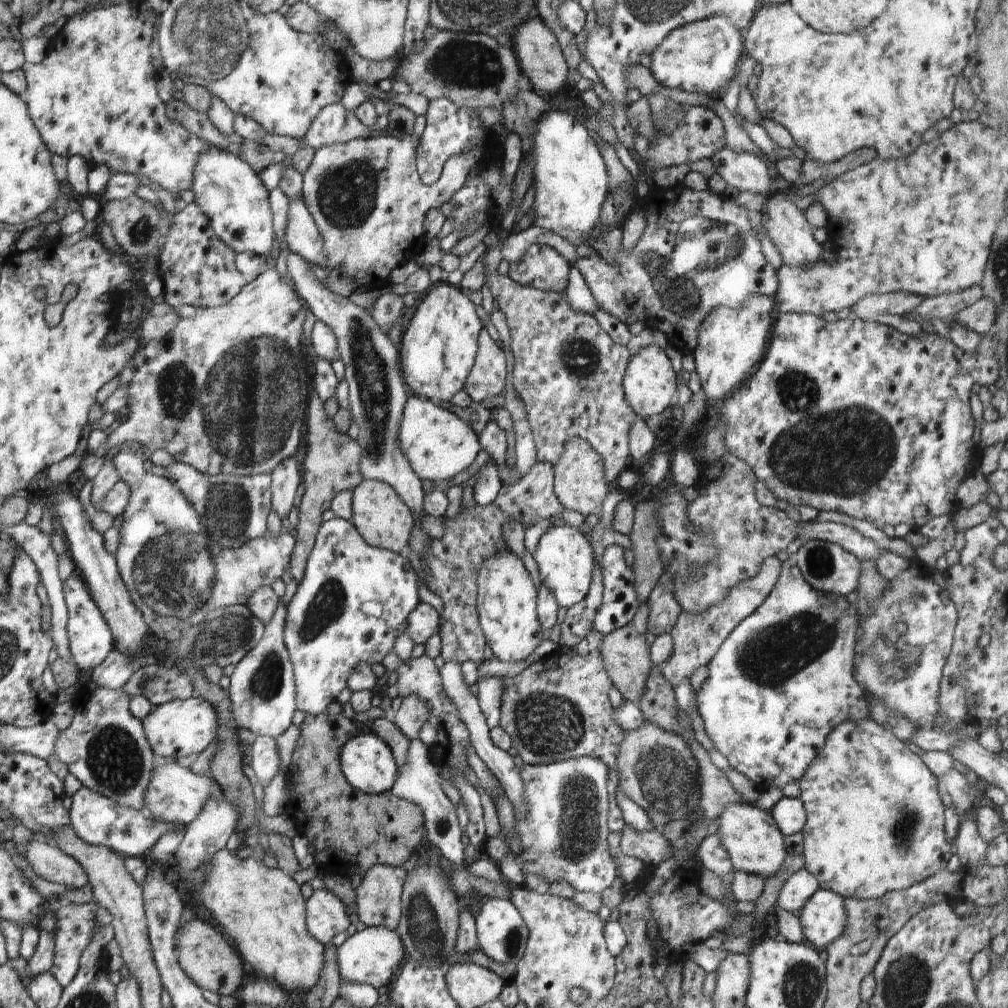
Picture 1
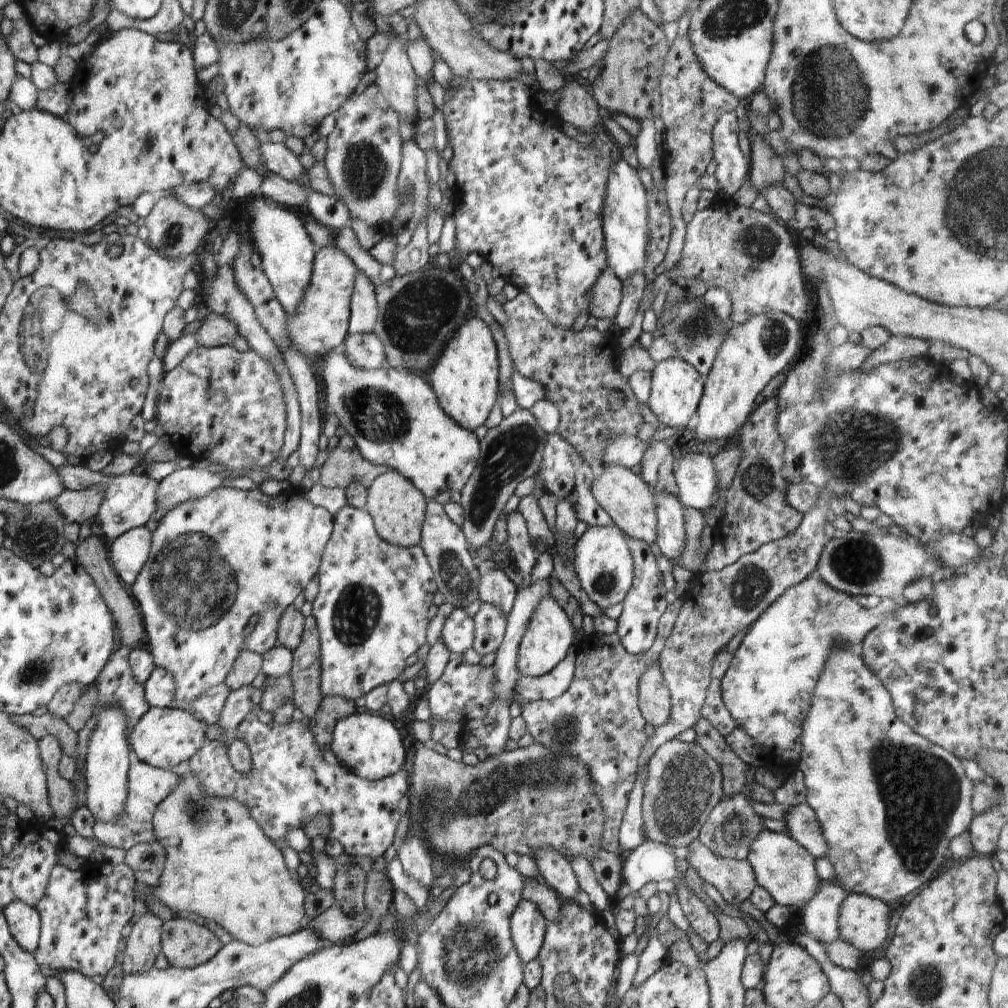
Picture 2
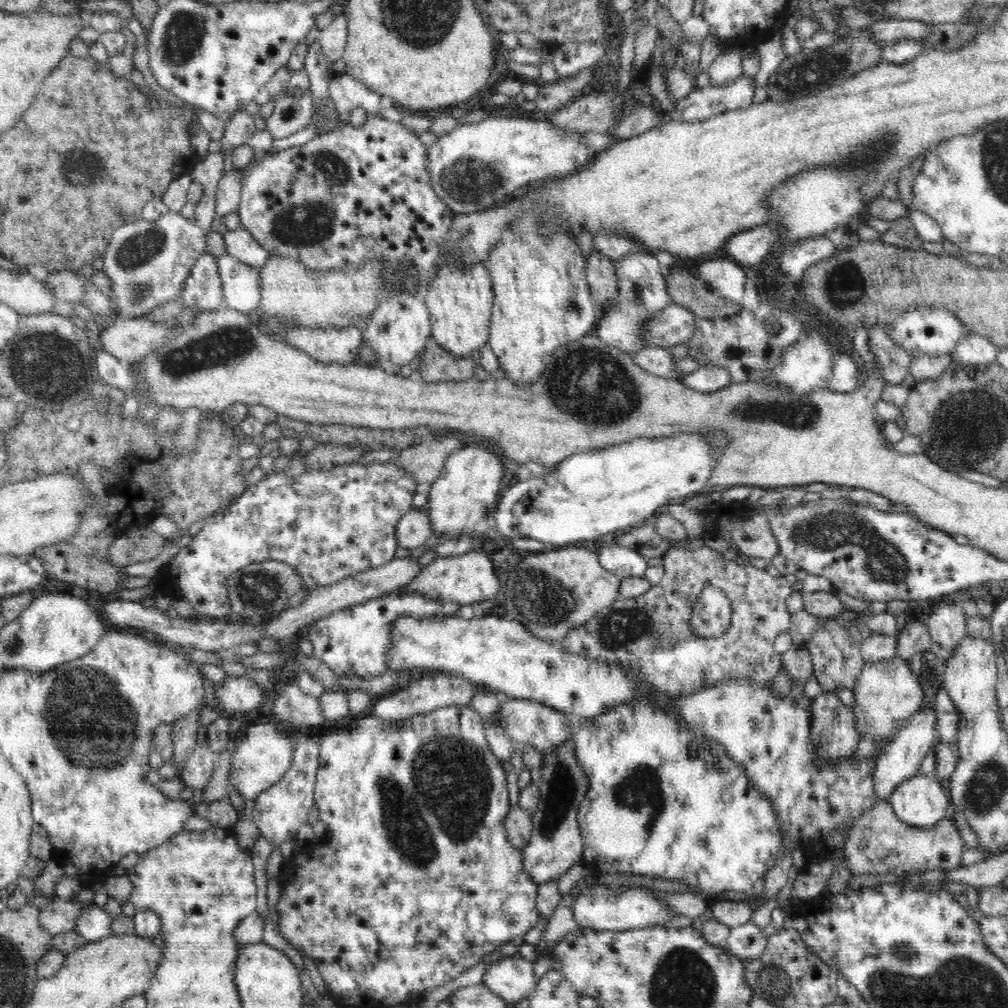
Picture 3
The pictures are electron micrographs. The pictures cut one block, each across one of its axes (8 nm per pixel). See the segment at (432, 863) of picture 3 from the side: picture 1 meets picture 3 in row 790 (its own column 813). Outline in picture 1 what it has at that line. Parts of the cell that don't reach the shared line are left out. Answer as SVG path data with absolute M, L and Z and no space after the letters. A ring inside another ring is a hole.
M776 313L776 320L763 359L746 382L725 396L717 419L717 426L724 424L724 446L730 454L743 460L754 471L758 481L767 485L777 500L785 500L791 506L808 504L820 511L836 511L855 519L868 521L876 528L885 524L896 526L901 522L913 529L918 529L935 516L944 516L956 511L961 505L955 498L956 487L970 472L976 470L973 453L974 422L970 406L971 388L974 384L992 386L999 378L998 361L995 357L997 340L992 332L981 338L978 348L973 353L960 350L950 339L937 333L923 331L918 336L898 332L895 328L880 322L865 321L856 316L838 319L829 323L822 317L810 313Z

